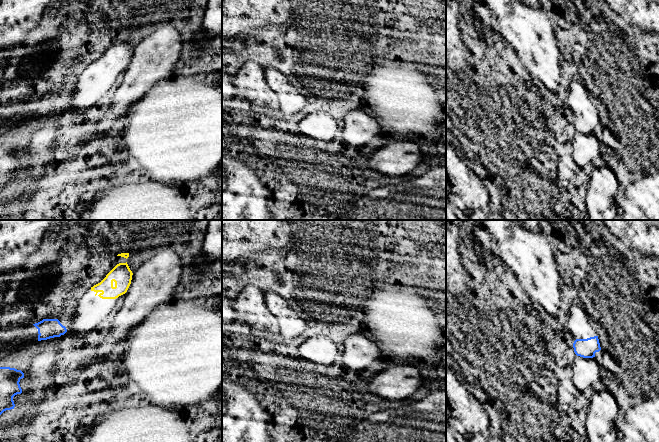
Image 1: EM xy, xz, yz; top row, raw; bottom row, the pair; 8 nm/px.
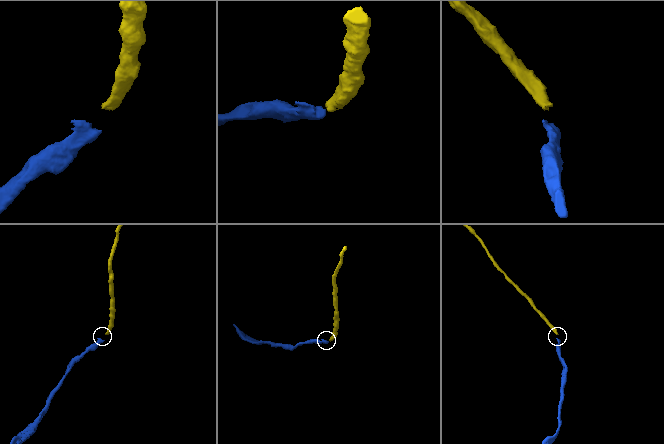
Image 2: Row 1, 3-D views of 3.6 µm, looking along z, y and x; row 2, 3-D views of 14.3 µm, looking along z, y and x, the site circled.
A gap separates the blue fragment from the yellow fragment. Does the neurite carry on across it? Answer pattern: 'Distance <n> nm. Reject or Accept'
Distance 360 nm. Accept

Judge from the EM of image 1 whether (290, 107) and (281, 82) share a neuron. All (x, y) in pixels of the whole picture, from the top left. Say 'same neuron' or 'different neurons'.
same neuron

